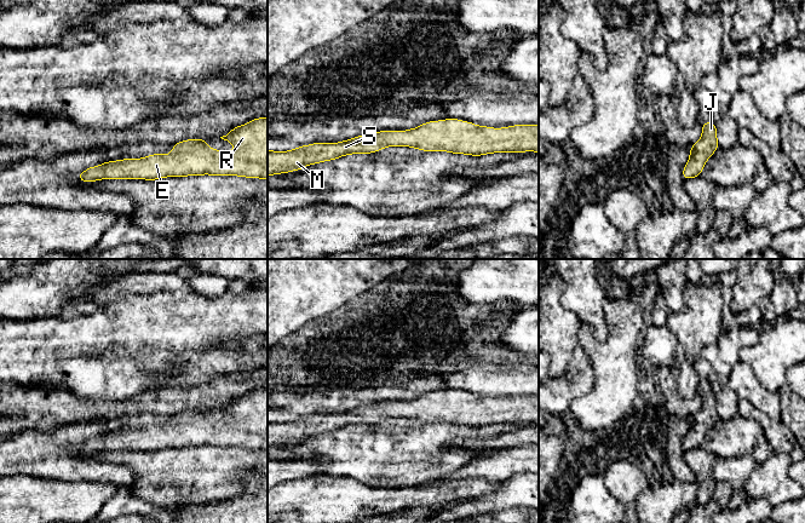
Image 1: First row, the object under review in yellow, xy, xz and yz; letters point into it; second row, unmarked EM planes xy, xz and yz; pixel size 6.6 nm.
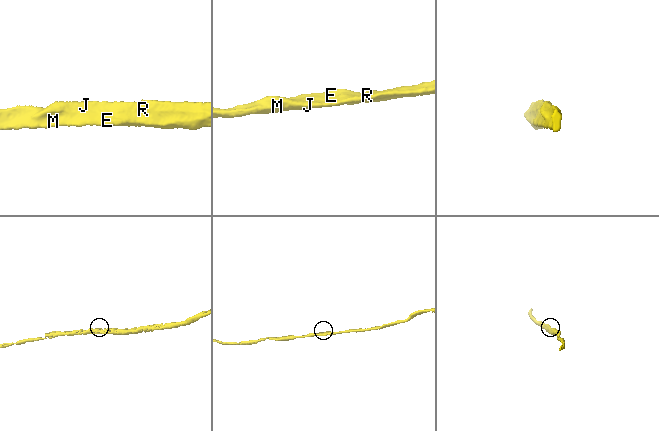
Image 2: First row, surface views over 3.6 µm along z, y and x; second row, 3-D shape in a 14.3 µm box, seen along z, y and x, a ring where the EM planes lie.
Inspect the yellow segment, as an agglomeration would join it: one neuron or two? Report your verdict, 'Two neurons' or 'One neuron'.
One neuron

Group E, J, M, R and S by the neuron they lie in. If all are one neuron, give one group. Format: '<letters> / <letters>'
E J M R S

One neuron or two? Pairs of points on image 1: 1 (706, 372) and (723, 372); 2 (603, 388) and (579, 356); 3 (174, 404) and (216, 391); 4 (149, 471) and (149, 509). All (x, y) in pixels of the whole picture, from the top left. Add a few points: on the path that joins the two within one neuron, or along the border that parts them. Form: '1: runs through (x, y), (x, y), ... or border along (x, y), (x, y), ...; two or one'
1: border along (701, 356), (708, 362), (718, 379), (726, 384); two
2: border along (582, 349), (592, 365), (593, 386), (576, 398); two
3: runs through (184, 398), (206, 397); one
4: border along (127, 486), (139, 498), (171, 509); two

